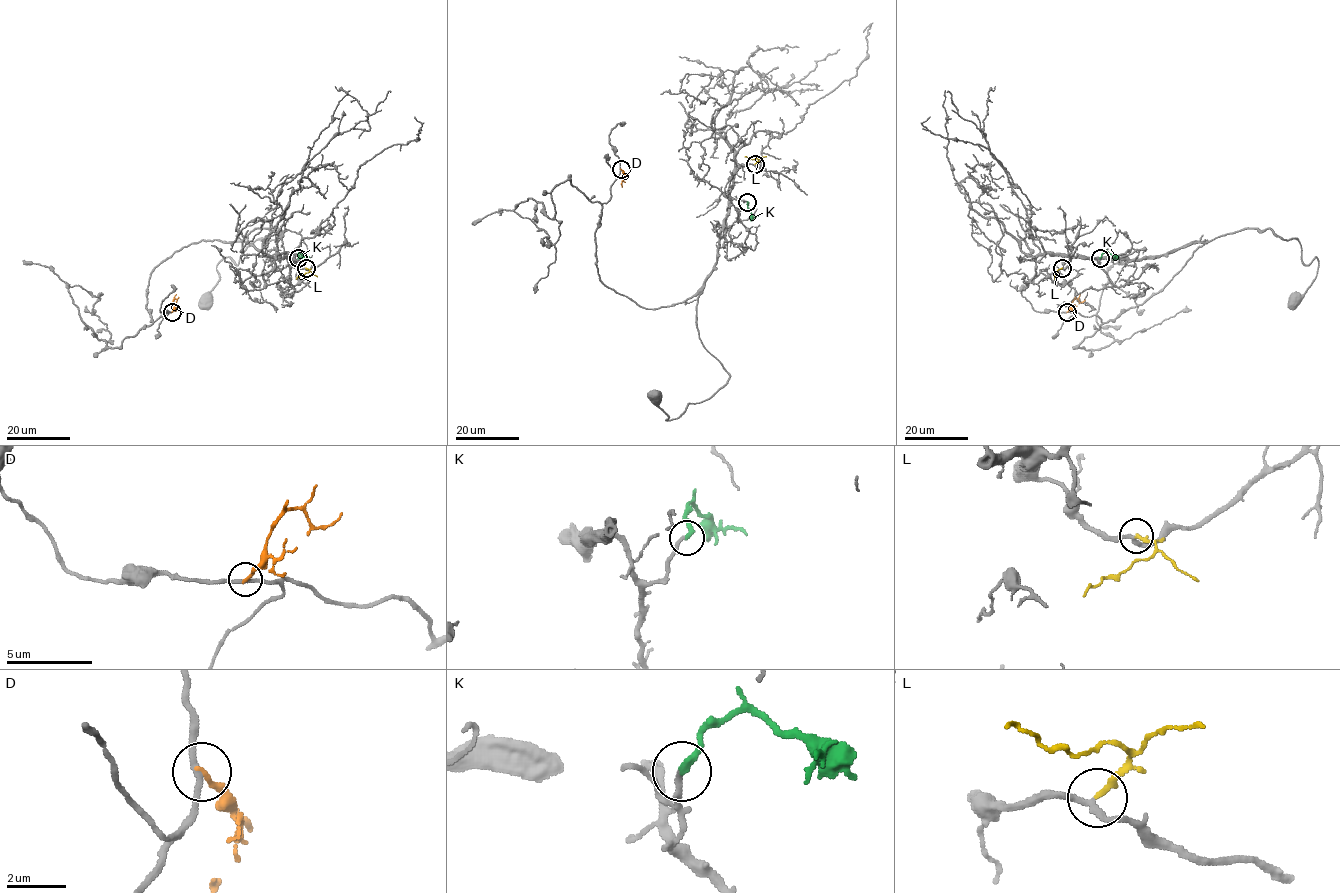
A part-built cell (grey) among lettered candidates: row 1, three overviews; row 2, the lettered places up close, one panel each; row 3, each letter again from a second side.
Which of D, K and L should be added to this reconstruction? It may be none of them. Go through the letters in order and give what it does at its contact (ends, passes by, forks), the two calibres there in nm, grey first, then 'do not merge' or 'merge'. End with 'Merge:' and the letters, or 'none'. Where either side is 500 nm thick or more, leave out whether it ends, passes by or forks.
D: it ends | 200/200 nm | do not merge
K: it ends | 200/280 nm | merge
L: it ends | 220/220 nm | merge
Merge: K, L

